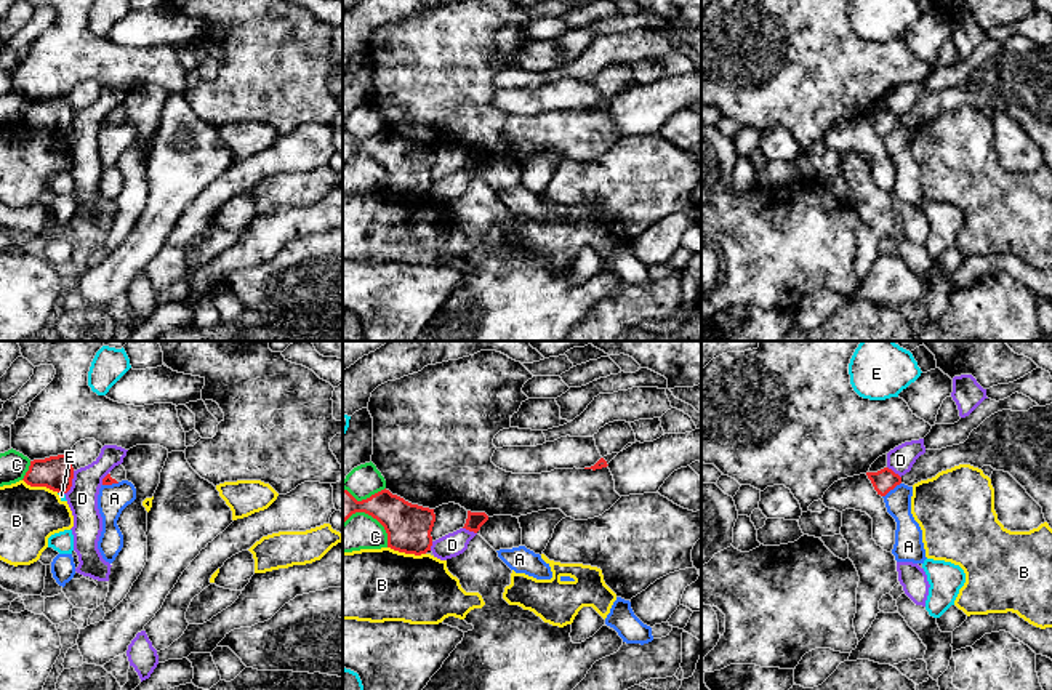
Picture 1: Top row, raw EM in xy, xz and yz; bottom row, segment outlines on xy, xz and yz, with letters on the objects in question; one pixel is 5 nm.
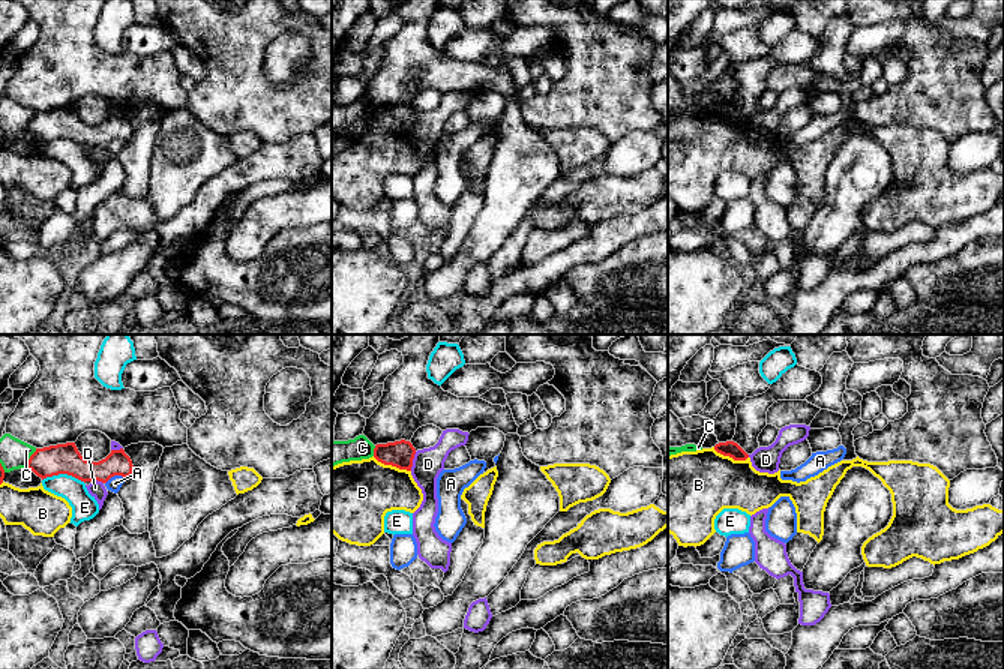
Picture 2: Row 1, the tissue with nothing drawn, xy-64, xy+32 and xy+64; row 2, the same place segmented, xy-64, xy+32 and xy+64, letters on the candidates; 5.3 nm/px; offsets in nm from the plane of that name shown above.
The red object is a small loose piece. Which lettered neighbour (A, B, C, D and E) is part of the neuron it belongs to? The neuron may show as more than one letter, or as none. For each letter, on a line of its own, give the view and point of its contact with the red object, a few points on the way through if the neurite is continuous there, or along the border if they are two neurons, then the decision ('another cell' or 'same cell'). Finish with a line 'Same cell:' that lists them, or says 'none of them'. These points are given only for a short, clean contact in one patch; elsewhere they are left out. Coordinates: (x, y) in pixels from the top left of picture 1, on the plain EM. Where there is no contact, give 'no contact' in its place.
A: meets red in yz at (891, 130); border along yz (900, 124), (883, 138); another cell
B: meets red in xz at (407, 194); another cell
C: meets red in xz at (373, 159); another cell
D: meets red in xy at (71, 124); border along xy (74, 112), (71, 128), (64, 135); another cell
E: meets red in xy at (61, 133); border along xy (58, 133), (63, 135); another cell
Same cell: none of them

